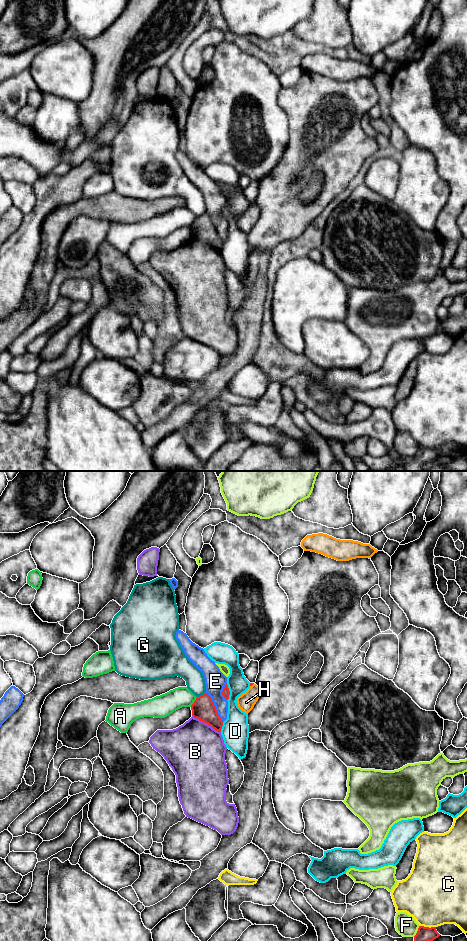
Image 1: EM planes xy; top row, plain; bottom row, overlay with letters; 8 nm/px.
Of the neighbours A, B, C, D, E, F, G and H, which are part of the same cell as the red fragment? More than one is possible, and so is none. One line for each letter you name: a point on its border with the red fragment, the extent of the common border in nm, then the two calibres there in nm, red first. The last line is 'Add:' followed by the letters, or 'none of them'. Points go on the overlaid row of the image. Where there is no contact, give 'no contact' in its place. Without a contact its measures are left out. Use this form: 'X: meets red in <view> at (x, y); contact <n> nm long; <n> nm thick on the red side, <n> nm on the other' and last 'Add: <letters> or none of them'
Add: none of them

